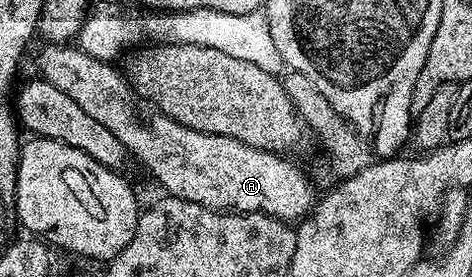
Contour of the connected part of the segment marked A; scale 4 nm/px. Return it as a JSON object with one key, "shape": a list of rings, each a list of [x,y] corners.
{"shape":[[[47,42],[42,45],[35,64],[39,67],[38,75],[48,80],[57,90],[69,94],[85,114],[101,122],[105,130],[110,130],[132,157],[135,156],[151,171],[151,176],[163,187],[162,191],[169,196],[176,196],[189,202],[197,202],[206,208],[218,208],[232,212],[264,212],[276,216],[279,220],[298,222],[311,211],[317,200],[317,192],[311,189],[307,176],[286,155],[277,152],[257,150],[245,146],[228,136],[205,134],[201,130],[189,130],[181,122],[173,122],[164,112],[155,109],[148,100],[142,100],[131,87],[126,75],[114,67],[114,63],[98,60],[85,54],[77,46],[67,42]]]}

